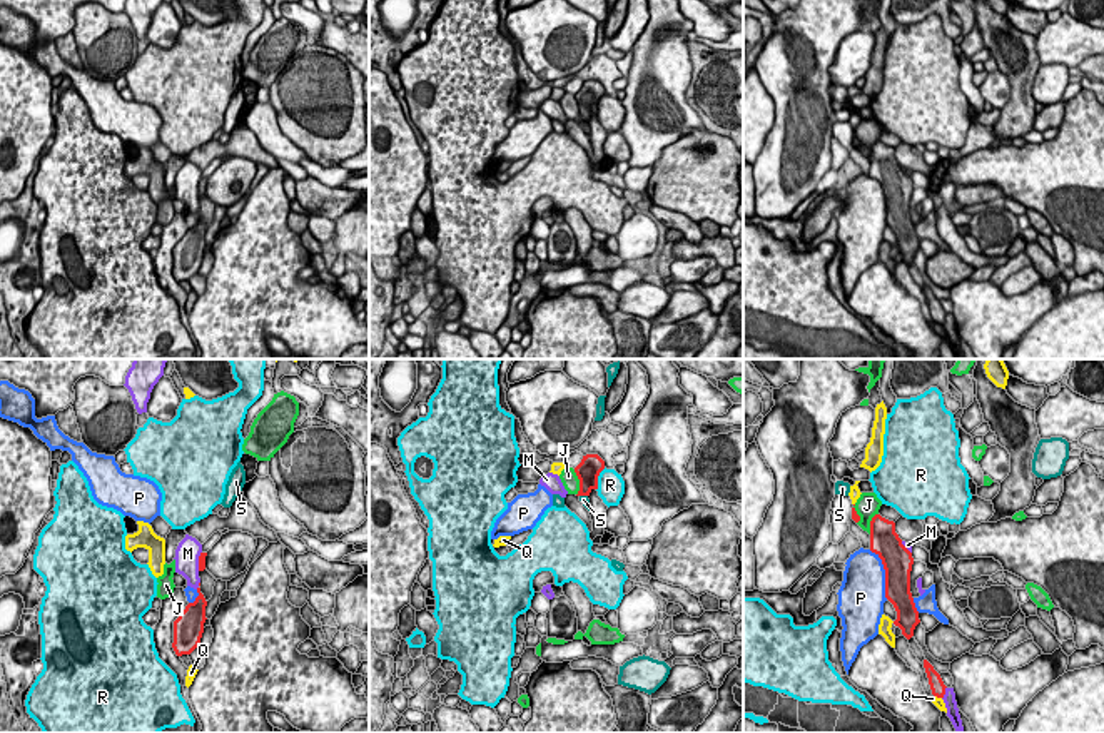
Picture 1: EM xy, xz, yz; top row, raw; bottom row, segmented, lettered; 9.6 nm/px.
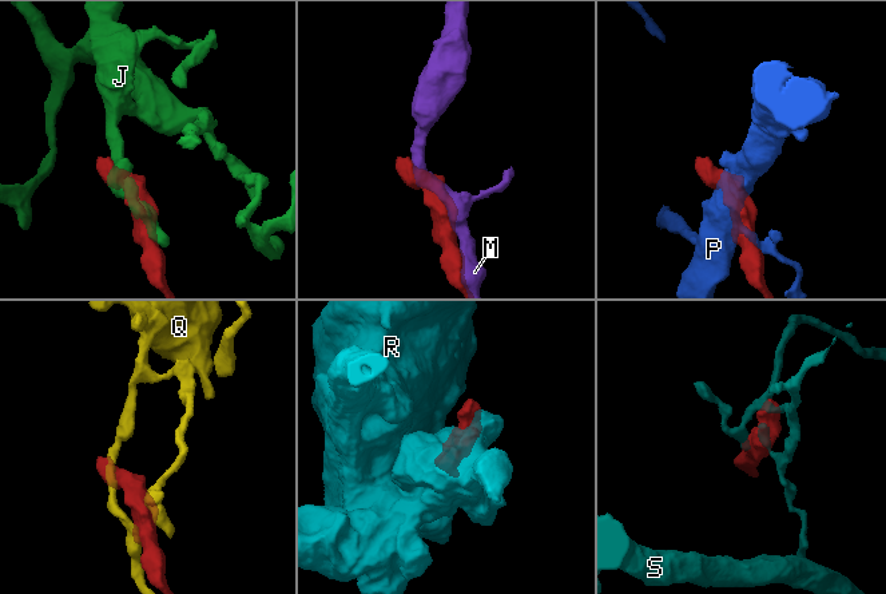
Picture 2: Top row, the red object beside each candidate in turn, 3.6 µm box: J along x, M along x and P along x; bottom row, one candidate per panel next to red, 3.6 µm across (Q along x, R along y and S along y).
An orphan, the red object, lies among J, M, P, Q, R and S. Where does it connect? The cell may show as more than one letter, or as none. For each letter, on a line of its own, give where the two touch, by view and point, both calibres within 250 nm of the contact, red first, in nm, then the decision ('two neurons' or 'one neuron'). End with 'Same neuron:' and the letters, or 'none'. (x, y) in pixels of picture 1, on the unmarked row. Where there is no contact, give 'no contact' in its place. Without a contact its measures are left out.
J: xz (580, 109) | 220/160 nm | two neurons
M: yz (944, 319) | 140/130 nm | two neurons
P: yz (886, 199) | 300/420 nm | two neurons
Q: yz (937, 323) | 140/90 nm | two neurons
R: xz (597, 106) | 220/260 nm | two neurons
S: xz (583, 121) | 220/70 nm | two neurons
Same neuron: none

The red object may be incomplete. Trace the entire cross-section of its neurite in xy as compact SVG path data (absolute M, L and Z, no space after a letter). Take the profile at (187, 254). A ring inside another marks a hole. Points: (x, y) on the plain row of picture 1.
M197 214L199 222L189 229L185 235L174 247L174 269L172 274L177 282L190 281L200 269L205 249L207 227Z

